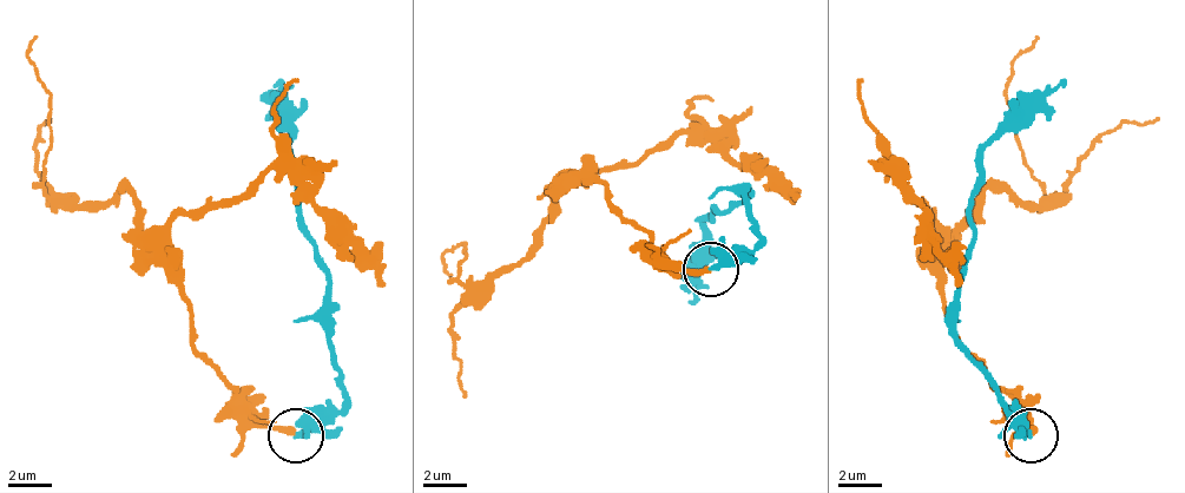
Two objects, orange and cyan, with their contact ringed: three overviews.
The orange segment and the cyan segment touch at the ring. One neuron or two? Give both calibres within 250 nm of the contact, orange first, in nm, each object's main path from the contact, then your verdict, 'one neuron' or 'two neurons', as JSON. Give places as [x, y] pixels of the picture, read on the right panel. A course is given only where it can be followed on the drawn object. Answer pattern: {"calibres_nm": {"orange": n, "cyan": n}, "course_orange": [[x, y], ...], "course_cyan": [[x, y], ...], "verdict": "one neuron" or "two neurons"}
{"calibres_nm": {"orange": 280, "cyan": 360}, "course_orange": [[1029, 433], [965, 347], [942, 249], [986, 195], [1046, 195], [1008, 102], [1013, 59], [1040, 37]], "course_cyan": [[1029, 433], [1029, 428], [1008, 406], [953, 324], [953, 293], [975, 232], [975, 162], [1067, 80]], "verdict": "two neurons"}

